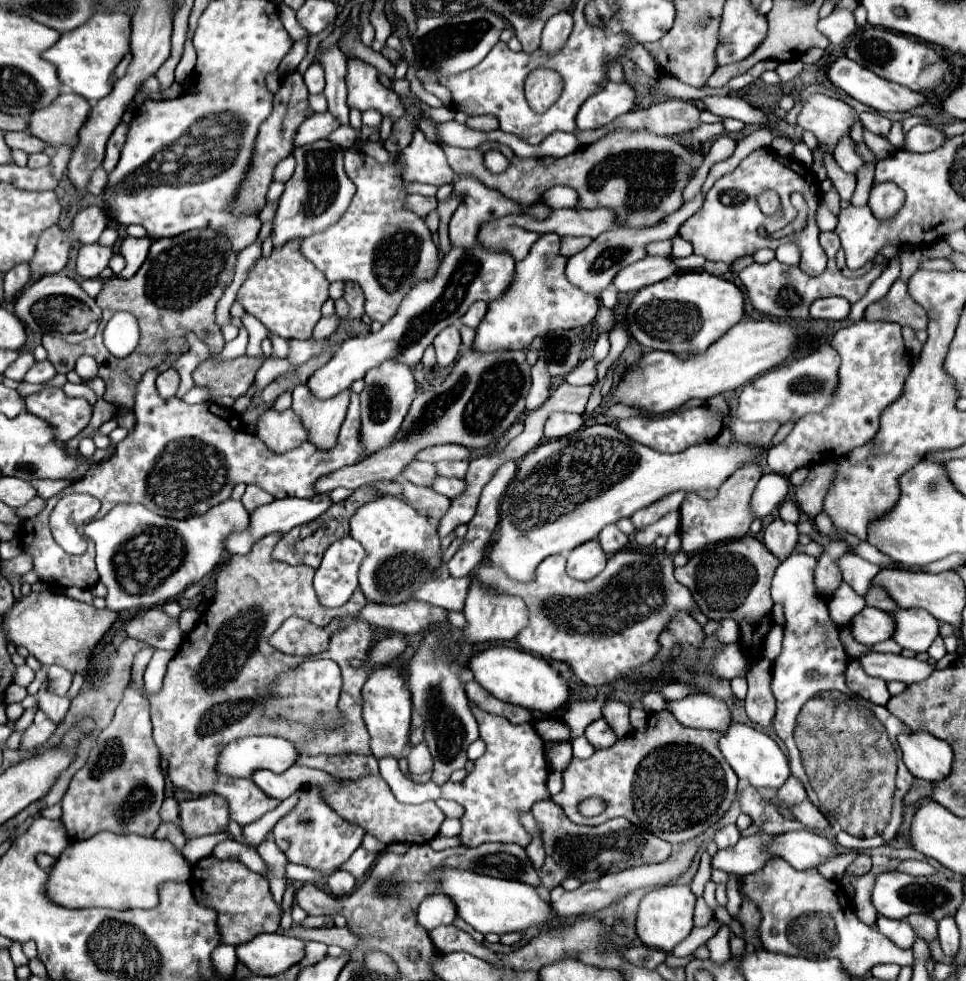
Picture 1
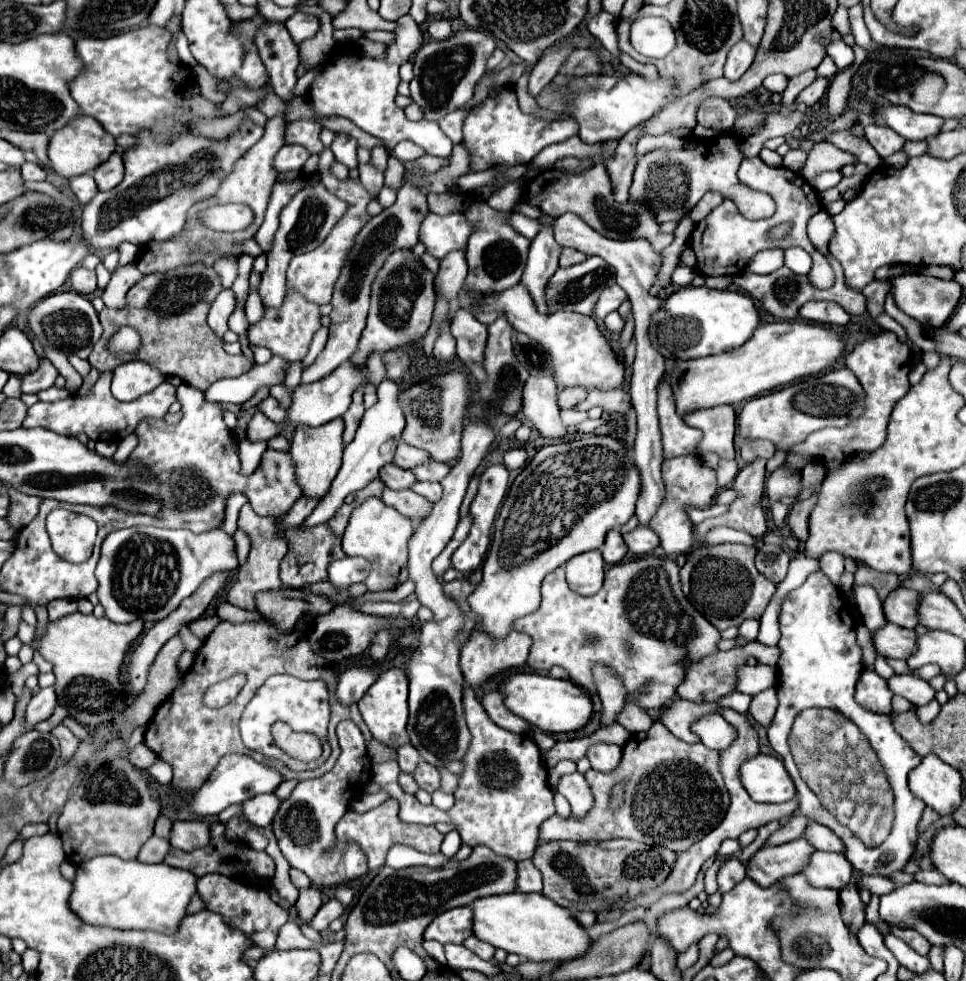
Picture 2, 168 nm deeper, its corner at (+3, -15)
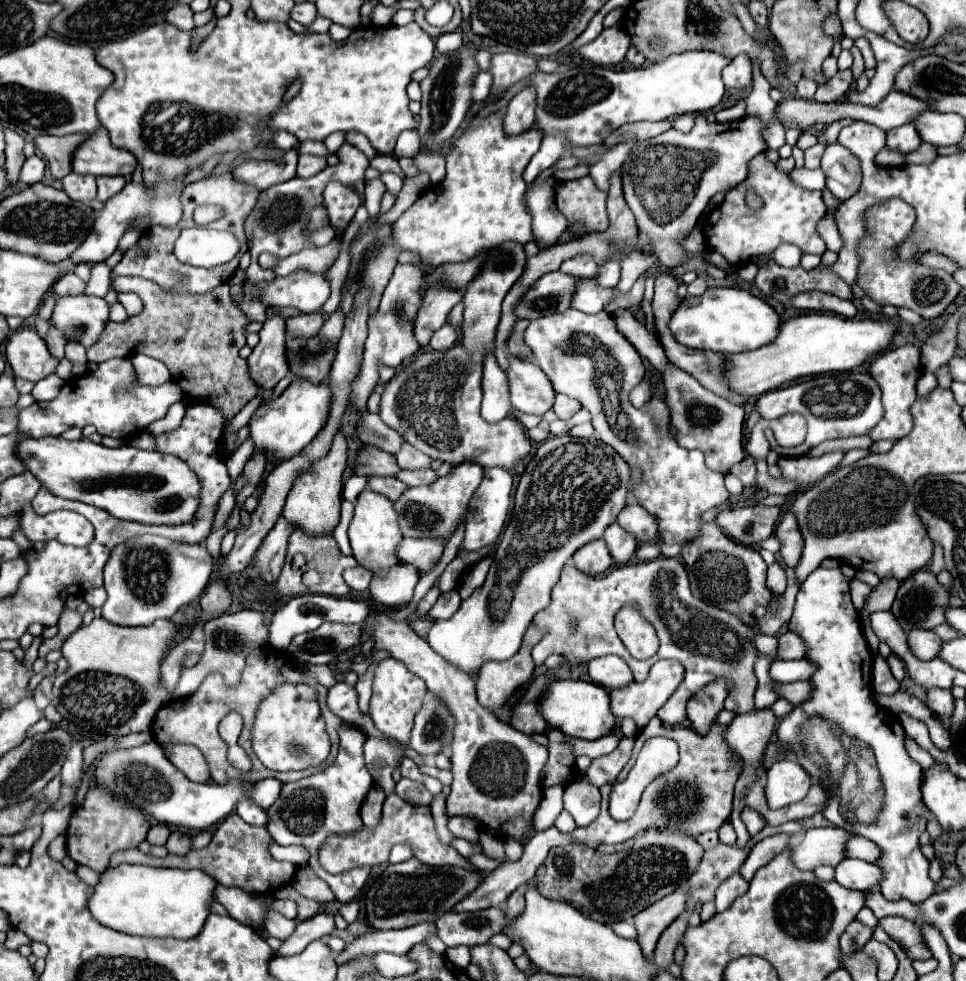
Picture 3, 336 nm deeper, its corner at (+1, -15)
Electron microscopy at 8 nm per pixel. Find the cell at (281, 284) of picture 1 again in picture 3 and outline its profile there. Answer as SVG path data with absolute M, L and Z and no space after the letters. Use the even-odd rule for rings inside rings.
M314 312L314 314L302 314L302 316L294 316L286 320L286 334L288 336L300 336L300 338L308 338L318 334L318 330L322 328L324 318L322 314Z

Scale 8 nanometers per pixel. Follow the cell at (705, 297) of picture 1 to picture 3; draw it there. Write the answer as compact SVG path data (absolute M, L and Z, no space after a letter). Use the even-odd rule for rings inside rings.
M710 288L704 296L686 296L670 320L674 338L698 350L738 354L770 344L778 336L780 316L762 298L742 288Z

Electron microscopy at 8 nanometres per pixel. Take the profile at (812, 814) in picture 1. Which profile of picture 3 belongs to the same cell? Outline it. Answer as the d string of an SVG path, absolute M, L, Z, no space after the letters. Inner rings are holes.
M854 836L848 840L846 844L846 854L848 858L858 858L858 860L866 860L866 862L876 862L880 860L880 854L882 850L870 842L868 838L862 838L862 836Z

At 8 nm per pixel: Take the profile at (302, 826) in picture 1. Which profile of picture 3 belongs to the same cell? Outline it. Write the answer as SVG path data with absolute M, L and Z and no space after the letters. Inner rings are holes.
M338 728L338 736L340 736L340 748L338 748L338 756L332 762L332 766L328 766L324 772L306 776L302 780L286 782L282 786L278 800L266 810L266 814L268 814L266 828L272 836L272 840L278 842L280 846L292 846L292 844L306 846L312 854L310 866L314 868L314 872L330 884L332 892L336 894L336 898L340 902L352 902L356 898L356 894L362 890L362 886L370 874L370 866L354 868L354 870L348 870L342 874L328 874L318 864L318 850L320 850L322 842L326 840L326 836L330 836L332 832L362 830L364 824L360 820L360 806L362 806L368 790L372 788L372 776L364 764L364 752L362 752L366 736L358 728Z

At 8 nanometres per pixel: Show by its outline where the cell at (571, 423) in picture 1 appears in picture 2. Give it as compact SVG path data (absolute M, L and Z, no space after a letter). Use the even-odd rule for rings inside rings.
M530 376L522 396L524 416L538 428L540 436L550 440L562 440L566 426L560 420L560 408L556 404L556 382L549 376Z

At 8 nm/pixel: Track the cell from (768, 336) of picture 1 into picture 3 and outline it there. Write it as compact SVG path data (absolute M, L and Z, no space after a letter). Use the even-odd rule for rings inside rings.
M802 314L782 322L776 340L768 346L732 354L724 376L730 380L730 388L746 398L756 398L804 376L854 370L868 358L884 352L892 344L896 330L898 328L886 320L850 320L840 318L838 314Z

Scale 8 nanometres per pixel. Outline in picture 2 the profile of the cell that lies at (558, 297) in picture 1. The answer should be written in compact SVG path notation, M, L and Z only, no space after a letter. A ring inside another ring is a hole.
M542 216L544 228L538 232L538 236L530 244L528 252L528 262L526 270L522 274L522 284L528 288L536 310L540 314L550 314L548 304L546 304L546 286L552 274L558 270L558 256L560 256L560 246L552 236L550 222L554 220L552 216Z

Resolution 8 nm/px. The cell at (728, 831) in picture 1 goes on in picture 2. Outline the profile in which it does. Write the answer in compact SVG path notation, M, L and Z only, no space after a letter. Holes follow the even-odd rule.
M730 856L718 870L718 890L720 894L732 890L732 886L736 886L740 880L744 880L744 864L736 858Z

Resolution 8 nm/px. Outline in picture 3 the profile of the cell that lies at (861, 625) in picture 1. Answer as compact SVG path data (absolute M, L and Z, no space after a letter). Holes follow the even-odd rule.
M912 630L908 636L908 644L910 644L910 650L920 660L936 658L942 648L942 640L932 630Z

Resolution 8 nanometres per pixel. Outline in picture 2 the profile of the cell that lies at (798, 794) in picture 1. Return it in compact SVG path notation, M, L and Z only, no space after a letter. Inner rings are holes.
M794 812L794 816L790 816L790 820L780 826L770 838L766 844L770 846L778 846L778 844L784 844L784 842L792 842L796 838L800 838L804 834L804 828L808 824L808 818L804 818L800 812Z

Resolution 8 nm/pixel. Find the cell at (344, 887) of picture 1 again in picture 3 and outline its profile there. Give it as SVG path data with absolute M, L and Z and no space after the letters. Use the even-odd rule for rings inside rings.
M320 912L320 914L312 916L310 920L298 922L290 940L282 942L278 956L294 956L300 950L304 950L310 942L314 942L322 936L328 936L332 930L334 930L334 916L326 914L326 912Z

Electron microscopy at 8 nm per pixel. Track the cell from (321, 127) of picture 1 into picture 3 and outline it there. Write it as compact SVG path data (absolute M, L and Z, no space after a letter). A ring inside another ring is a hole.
M290 150L286 152L284 160L280 164L276 162L256 162L248 160L238 164L232 170L232 178L240 184L250 184L256 190L266 190L278 182L286 182L296 176L296 164L298 164L298 152Z

